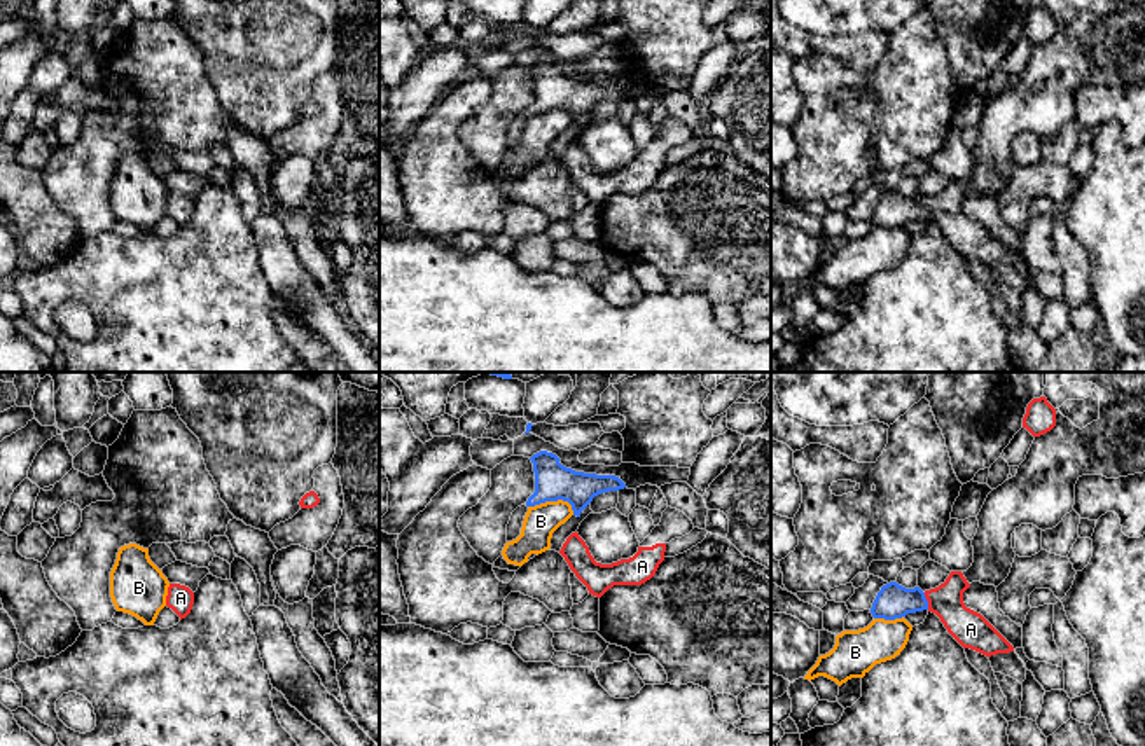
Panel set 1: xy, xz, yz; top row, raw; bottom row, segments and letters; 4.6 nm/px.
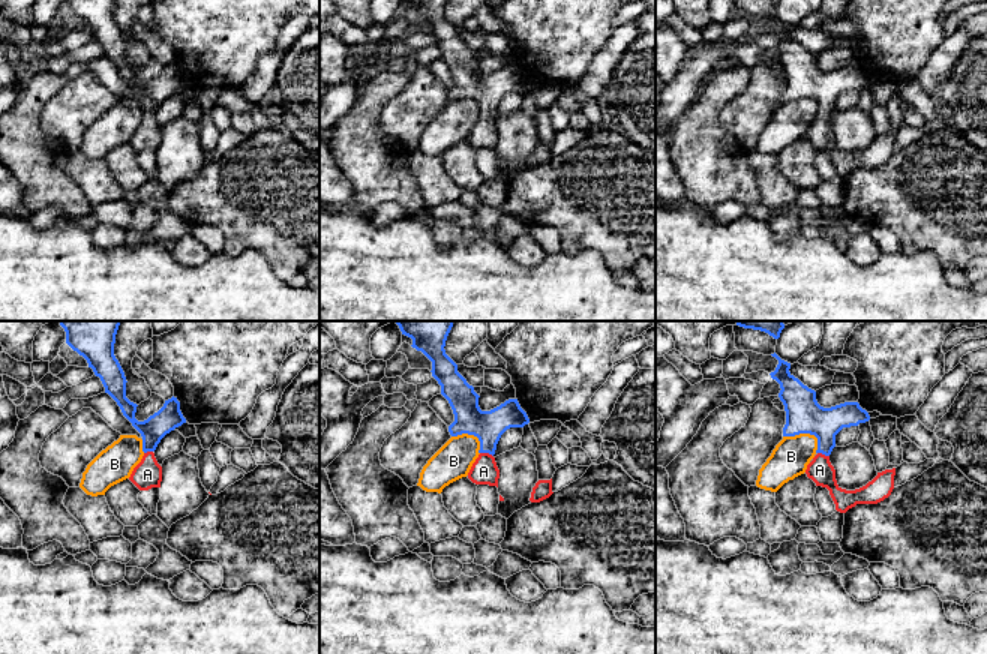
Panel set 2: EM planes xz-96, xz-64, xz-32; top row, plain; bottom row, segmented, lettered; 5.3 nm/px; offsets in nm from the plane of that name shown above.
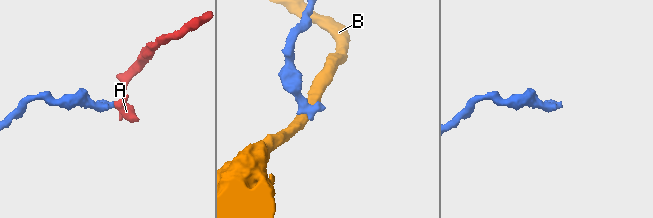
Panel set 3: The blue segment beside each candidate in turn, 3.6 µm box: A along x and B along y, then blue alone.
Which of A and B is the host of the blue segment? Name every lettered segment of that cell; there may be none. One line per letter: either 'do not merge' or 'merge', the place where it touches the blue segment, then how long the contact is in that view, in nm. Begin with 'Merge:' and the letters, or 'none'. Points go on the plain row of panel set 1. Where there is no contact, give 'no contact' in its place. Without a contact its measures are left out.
Merge: A
A: merge; meets blue in yz at (927, 210); contact 80 nm long
B: do not merge; meets blue in xz at (555, 109); contact 220 nm long

